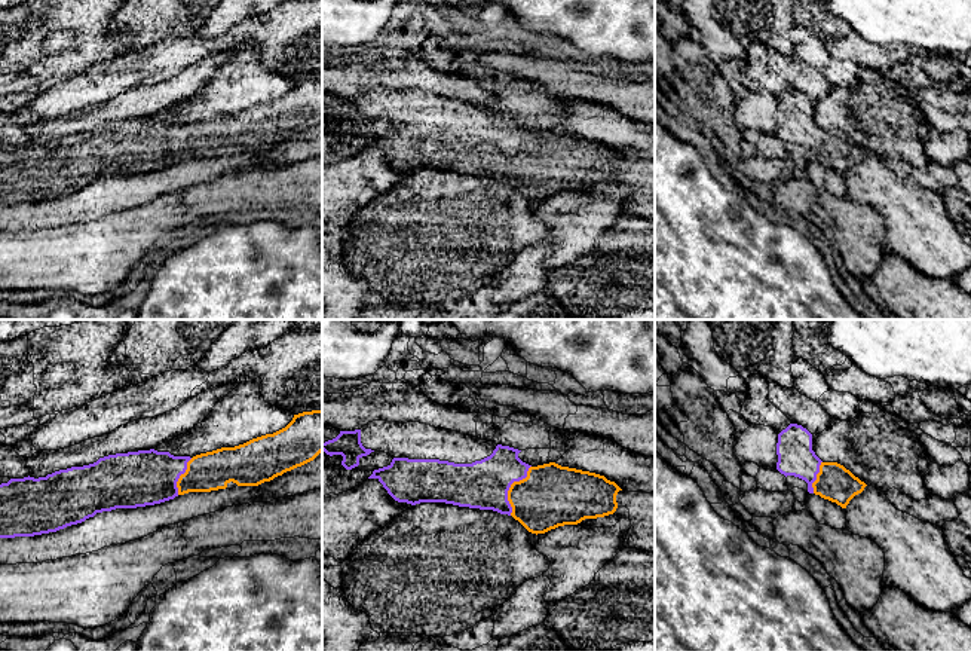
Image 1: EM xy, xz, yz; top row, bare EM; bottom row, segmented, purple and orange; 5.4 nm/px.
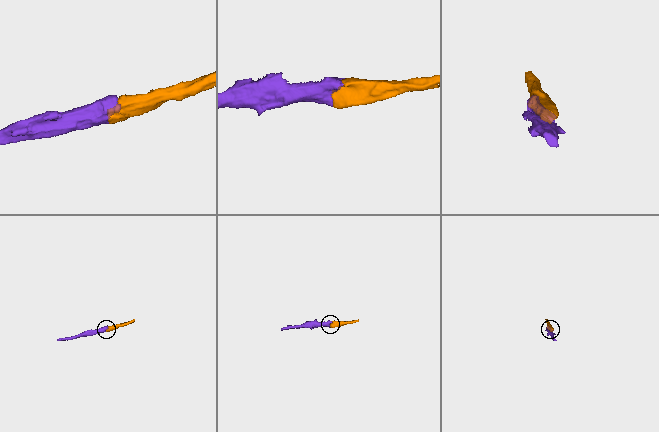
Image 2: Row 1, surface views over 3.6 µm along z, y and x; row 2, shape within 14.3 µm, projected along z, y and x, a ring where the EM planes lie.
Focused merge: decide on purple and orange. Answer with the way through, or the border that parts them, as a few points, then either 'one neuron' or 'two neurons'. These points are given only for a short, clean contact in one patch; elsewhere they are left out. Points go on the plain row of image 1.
one neuron

